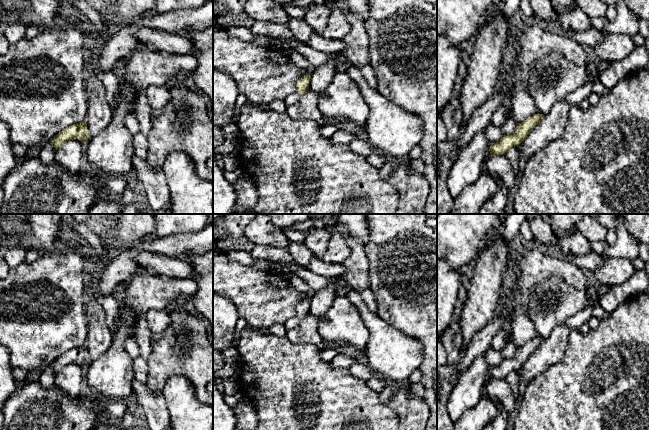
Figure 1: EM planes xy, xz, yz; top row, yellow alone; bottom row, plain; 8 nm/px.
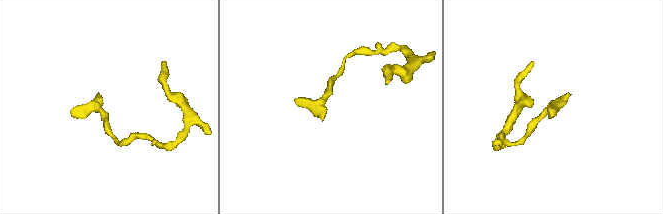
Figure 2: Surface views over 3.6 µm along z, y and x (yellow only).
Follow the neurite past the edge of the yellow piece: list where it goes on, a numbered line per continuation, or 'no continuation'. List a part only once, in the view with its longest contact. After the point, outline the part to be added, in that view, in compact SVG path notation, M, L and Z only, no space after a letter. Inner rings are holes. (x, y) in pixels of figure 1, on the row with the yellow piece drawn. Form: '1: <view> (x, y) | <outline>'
1: xz (293, 98) | M295 91L294 93L286 97L284 99L284 102L286 106L288 107L290 105L297 103L300 99L301 99L301 95L297 91Z

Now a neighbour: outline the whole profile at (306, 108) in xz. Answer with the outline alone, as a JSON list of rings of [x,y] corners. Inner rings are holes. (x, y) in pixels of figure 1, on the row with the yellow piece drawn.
[[[310,89],[301,95],[297,103],[288,106],[286,113],[293,120],[312,120],[321,126],[328,122],[318,108],[318,94]]]

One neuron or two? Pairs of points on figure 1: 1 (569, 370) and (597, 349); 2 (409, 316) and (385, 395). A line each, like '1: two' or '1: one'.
1: one
2: two

